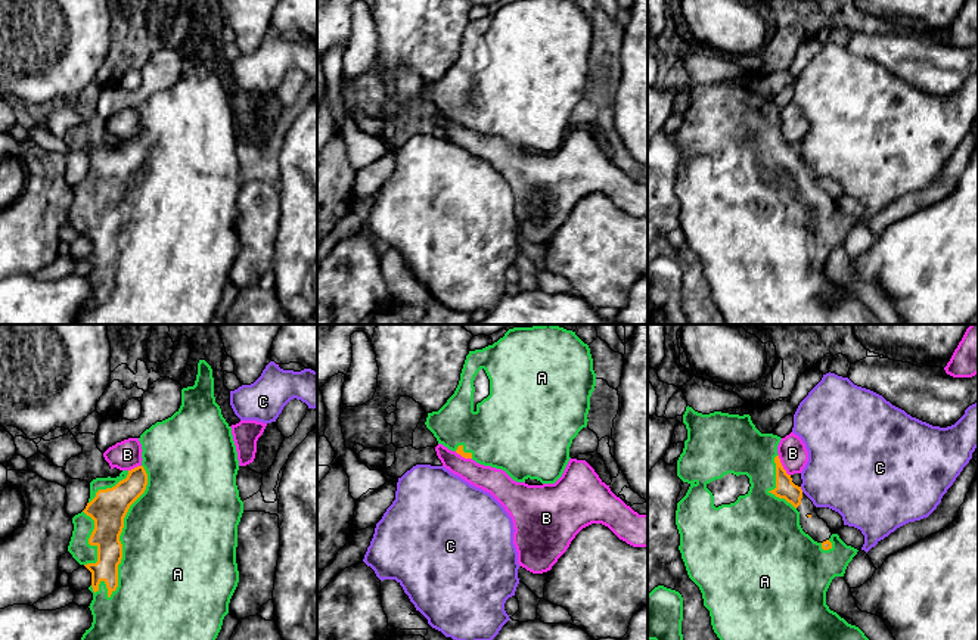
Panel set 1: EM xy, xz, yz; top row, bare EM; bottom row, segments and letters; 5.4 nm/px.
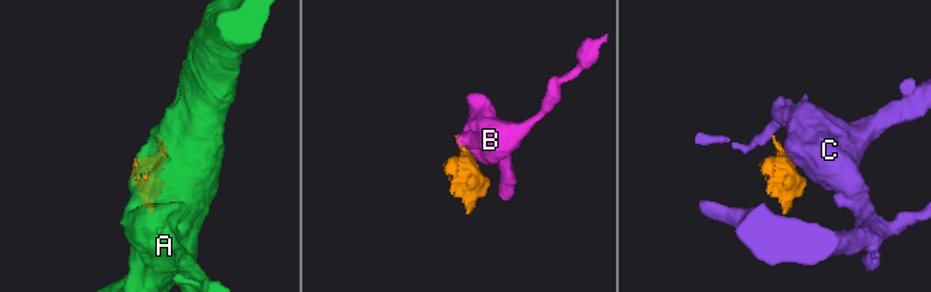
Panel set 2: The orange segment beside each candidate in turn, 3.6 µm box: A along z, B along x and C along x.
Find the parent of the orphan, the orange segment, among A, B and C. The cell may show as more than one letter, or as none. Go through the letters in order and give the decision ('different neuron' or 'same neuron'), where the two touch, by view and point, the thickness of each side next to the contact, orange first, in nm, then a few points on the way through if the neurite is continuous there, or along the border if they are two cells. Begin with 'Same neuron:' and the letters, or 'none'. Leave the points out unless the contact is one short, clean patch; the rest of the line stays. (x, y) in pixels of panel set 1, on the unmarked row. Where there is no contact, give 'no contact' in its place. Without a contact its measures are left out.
Same neuron: A
A: same neuron | xy (121, 201) | 200/480 nm
B: different neuron | yz (782, 136) | 110/160 nm | along yz (778, 126), (782, 137), (789, 145)
C: different neuron | yz (801, 160) | 110/400 nm | along yz (800, 157), (803, 161)

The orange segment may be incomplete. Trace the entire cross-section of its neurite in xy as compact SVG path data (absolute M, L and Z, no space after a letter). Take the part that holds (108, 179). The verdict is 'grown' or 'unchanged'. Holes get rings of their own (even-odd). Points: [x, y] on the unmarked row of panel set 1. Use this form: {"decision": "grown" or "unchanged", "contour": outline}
{"decision": "grown", "contour": "M205 29L198 32L195 55L181 59L180 78L146 99L139 111L142 134L117 147L93 149L86 178L72 187L68 221L91 242L93 262L93 292L75 324L209 324L239 252L236 217L243 171L236 155L239 130L232 97L215 72L212 38Z"}

